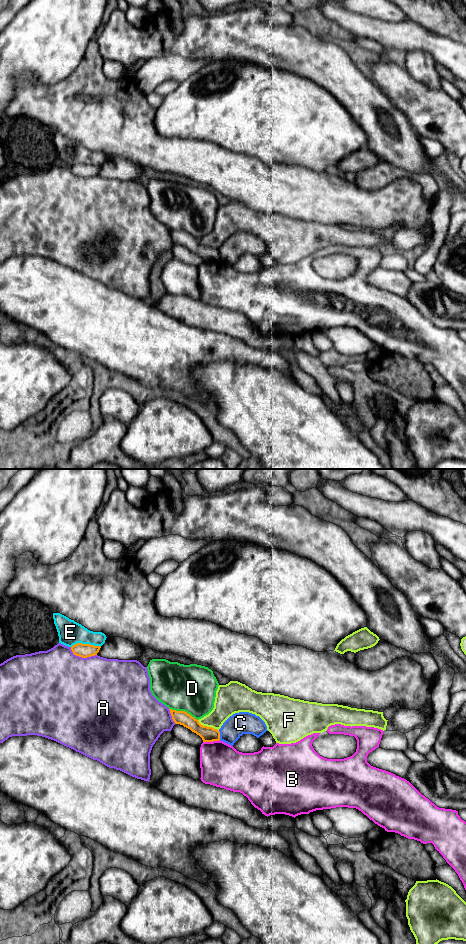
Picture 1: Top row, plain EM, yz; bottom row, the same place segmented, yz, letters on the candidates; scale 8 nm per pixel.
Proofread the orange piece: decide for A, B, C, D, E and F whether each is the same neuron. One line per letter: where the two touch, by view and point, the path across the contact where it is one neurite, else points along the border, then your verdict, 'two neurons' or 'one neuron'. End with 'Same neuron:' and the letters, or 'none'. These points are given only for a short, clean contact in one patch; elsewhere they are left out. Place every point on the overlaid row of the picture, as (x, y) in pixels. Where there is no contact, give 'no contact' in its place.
A: yz (82, 657) | two neurons
B: yz (211, 741) | along yz (219, 739), (203, 742) | two neurons
C: yz (219, 735) | along yz (218, 730), (220, 739) | two neurons
D: yz (183, 711) | two neurons
E: yz (85, 644) | two neurons
F: yz (208, 727) | two neurons
Same neuron: none

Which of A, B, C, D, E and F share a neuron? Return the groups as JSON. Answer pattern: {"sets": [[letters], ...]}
{"sets": [["A"], ["B"], ["C"], ["D"], ["E"], ["F"]]}

